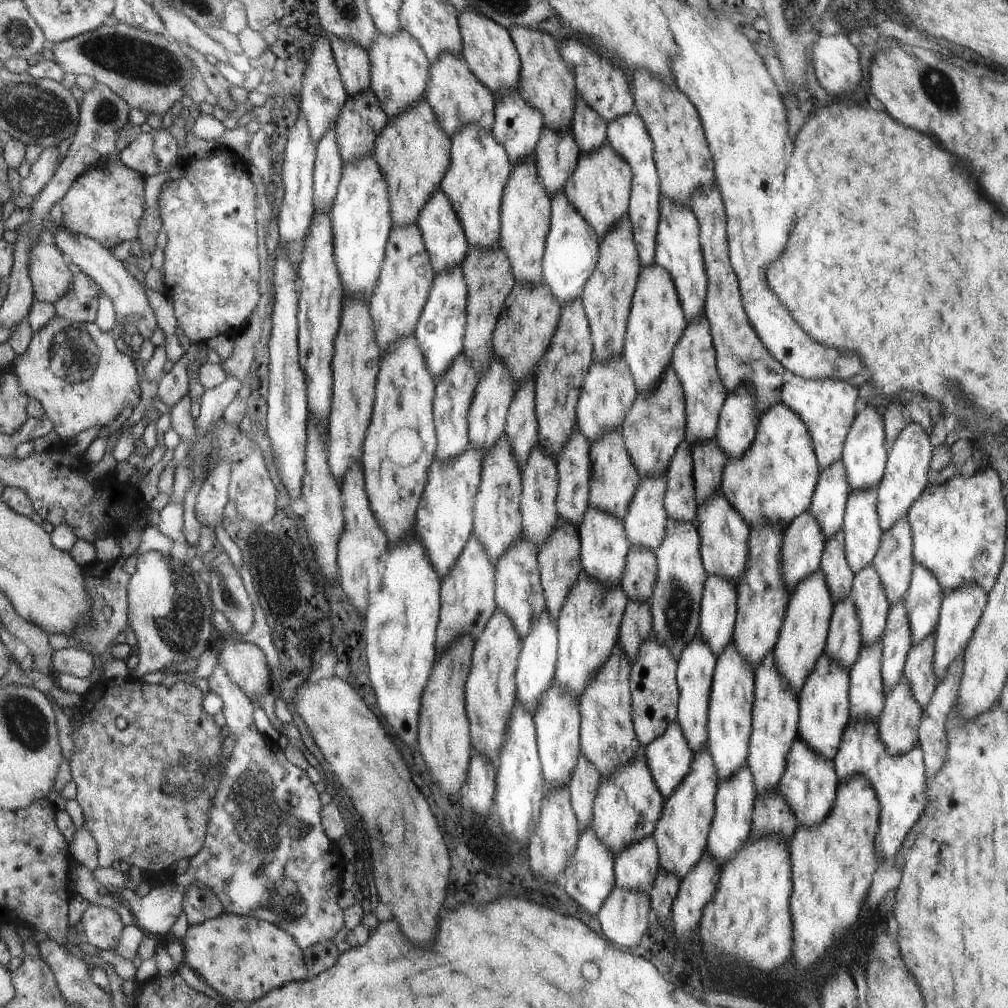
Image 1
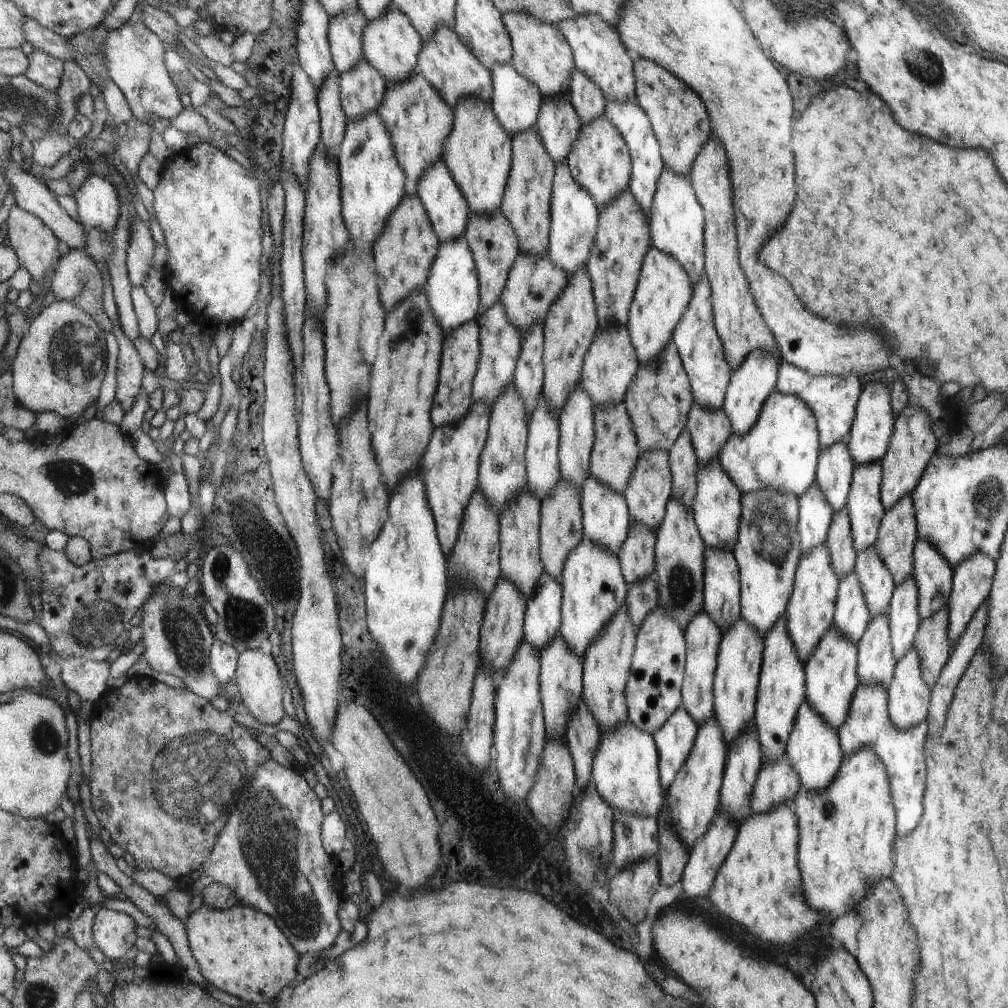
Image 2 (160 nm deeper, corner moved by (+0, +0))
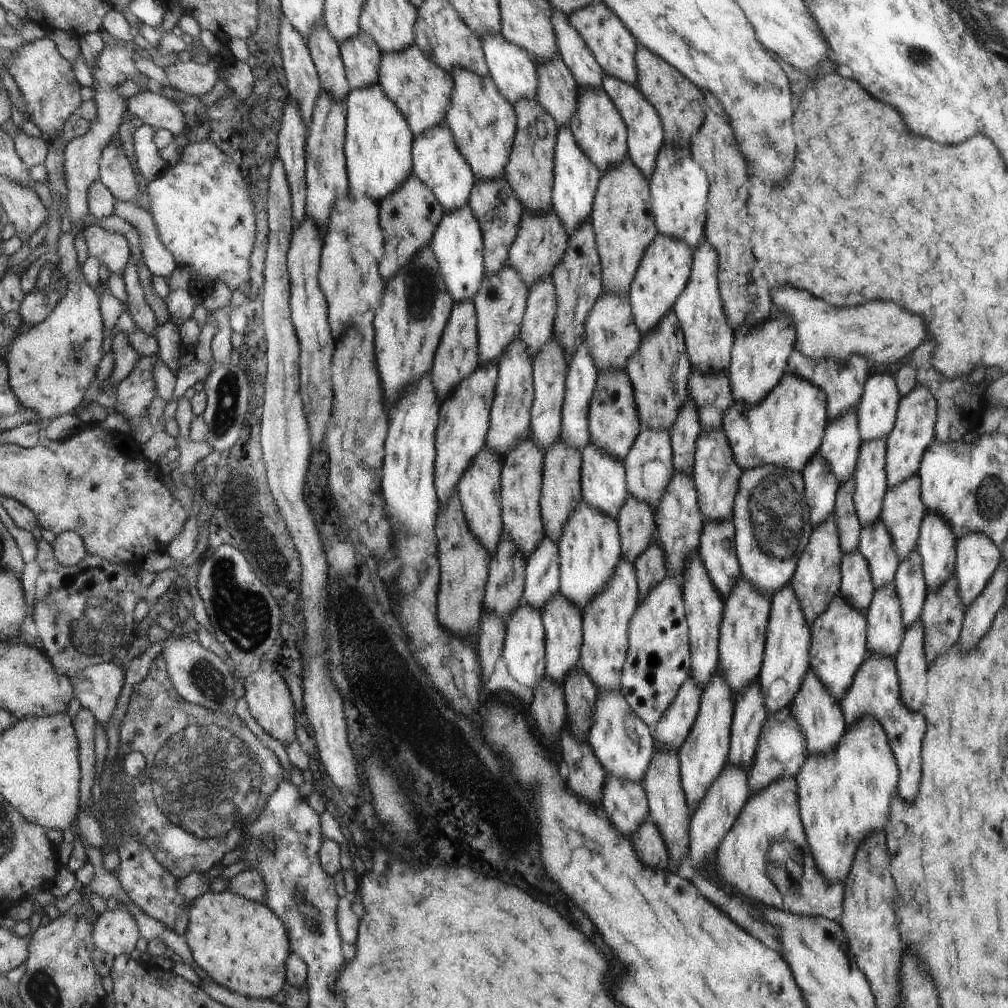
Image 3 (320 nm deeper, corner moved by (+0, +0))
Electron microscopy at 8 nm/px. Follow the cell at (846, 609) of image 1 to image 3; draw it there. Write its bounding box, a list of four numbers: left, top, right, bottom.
[839,549,875,614]

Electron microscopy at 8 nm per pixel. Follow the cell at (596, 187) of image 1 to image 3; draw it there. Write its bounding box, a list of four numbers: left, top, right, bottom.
[569,86,628,174]

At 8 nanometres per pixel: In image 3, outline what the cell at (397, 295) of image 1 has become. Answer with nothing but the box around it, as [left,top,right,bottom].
[379,172,444,280]

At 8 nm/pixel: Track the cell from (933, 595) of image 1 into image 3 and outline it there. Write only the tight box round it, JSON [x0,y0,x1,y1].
[917,512,957,592]

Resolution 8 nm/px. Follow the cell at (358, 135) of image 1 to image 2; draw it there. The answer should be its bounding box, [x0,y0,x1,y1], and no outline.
[338,58,387,122]

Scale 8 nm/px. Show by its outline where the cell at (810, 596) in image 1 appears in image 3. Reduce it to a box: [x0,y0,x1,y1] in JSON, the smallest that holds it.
[791,512,844,621]

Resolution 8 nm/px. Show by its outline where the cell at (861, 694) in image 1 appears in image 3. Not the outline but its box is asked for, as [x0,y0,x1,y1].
[866,582,906,659]

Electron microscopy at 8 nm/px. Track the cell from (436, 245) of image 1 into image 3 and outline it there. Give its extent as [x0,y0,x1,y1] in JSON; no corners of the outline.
[414,122,476,213]

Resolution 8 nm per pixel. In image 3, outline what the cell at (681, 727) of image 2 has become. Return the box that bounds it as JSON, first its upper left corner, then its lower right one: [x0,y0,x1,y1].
[652,676,702,750]

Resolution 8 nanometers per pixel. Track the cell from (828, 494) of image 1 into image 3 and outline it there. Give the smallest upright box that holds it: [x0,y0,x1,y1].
[819,407,861,483]

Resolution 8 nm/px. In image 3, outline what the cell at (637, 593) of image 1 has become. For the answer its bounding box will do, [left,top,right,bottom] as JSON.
[616,496,655,562]

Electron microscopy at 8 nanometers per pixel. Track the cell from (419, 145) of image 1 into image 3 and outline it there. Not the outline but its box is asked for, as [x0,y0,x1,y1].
[378,42,454,136]

